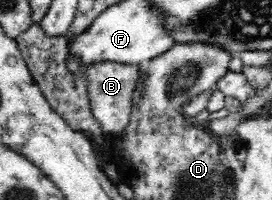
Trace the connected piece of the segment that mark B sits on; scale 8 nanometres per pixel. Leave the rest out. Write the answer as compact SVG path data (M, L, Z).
M103 63L87 68L86 74L93 115L103 125L103 131L121 132L128 123L132 100L137 95L137 84L141 82L142 65Z

